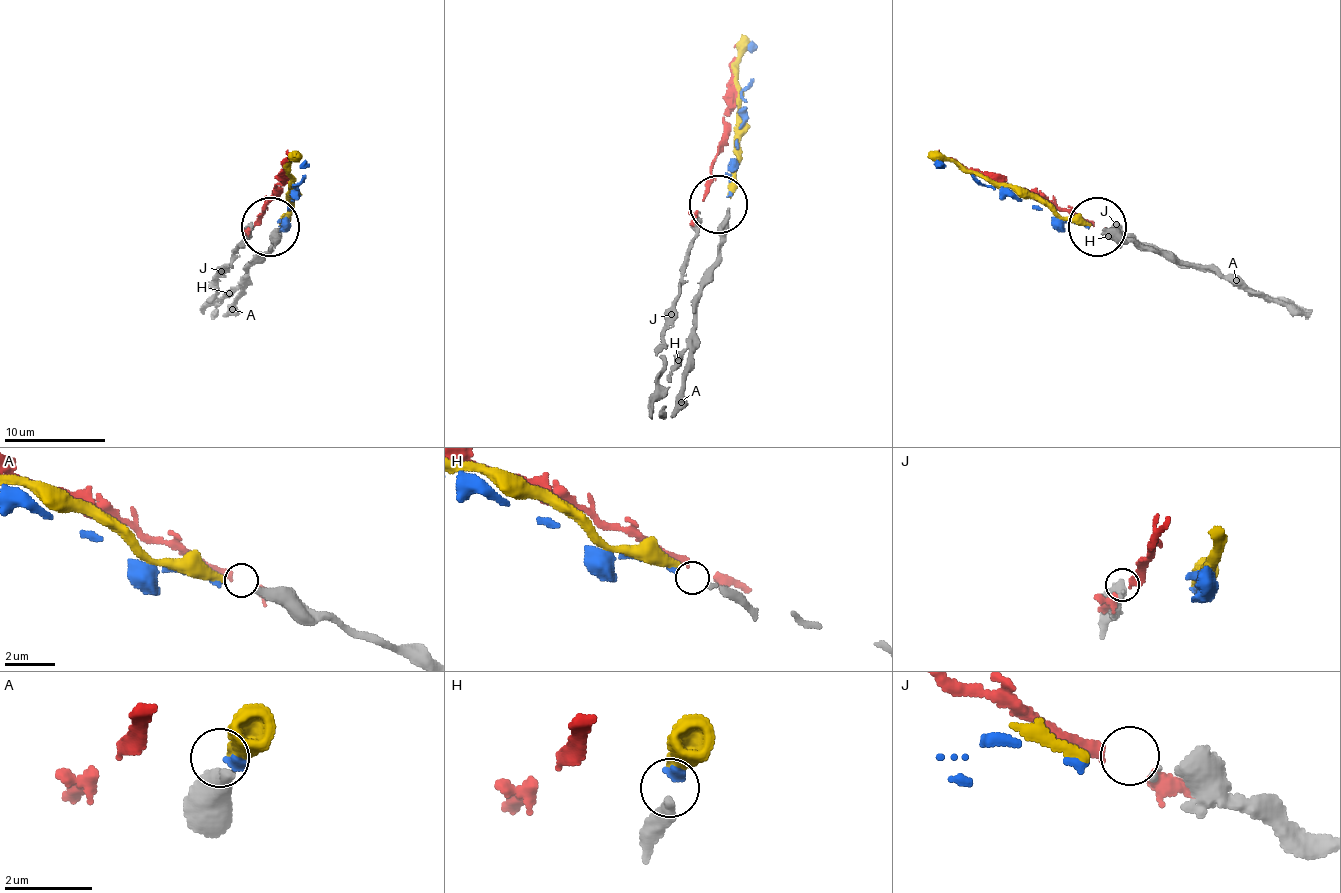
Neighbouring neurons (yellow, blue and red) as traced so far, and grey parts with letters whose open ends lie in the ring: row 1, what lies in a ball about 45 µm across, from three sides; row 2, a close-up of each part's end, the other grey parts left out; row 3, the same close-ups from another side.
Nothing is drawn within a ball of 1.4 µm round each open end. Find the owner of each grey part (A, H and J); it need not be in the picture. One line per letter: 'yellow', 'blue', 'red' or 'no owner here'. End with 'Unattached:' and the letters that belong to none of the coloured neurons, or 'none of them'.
A: yellow
H: blue
J: no owner here
Unattached: J

